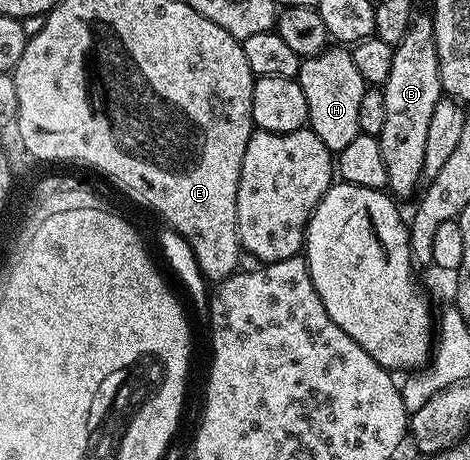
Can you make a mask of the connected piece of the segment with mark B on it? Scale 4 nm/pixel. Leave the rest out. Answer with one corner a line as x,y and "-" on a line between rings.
415,17
404,40
400,40
400,44
394,47
382,95
388,120
384,120
384,128
376,137
380,144
380,156
384,156
384,168
388,172
386,185
395,199
413,199
419,189
418,182
423,181
424,144
428,137
428,124
432,120
436,104
444,97
433,17

